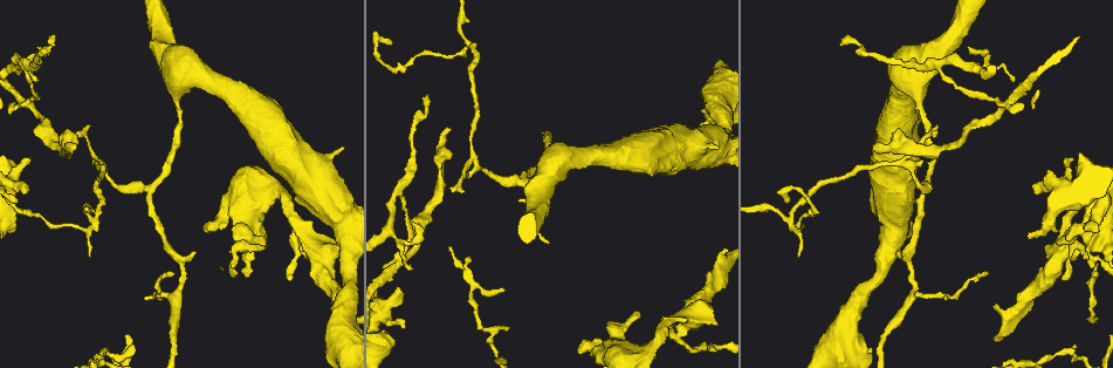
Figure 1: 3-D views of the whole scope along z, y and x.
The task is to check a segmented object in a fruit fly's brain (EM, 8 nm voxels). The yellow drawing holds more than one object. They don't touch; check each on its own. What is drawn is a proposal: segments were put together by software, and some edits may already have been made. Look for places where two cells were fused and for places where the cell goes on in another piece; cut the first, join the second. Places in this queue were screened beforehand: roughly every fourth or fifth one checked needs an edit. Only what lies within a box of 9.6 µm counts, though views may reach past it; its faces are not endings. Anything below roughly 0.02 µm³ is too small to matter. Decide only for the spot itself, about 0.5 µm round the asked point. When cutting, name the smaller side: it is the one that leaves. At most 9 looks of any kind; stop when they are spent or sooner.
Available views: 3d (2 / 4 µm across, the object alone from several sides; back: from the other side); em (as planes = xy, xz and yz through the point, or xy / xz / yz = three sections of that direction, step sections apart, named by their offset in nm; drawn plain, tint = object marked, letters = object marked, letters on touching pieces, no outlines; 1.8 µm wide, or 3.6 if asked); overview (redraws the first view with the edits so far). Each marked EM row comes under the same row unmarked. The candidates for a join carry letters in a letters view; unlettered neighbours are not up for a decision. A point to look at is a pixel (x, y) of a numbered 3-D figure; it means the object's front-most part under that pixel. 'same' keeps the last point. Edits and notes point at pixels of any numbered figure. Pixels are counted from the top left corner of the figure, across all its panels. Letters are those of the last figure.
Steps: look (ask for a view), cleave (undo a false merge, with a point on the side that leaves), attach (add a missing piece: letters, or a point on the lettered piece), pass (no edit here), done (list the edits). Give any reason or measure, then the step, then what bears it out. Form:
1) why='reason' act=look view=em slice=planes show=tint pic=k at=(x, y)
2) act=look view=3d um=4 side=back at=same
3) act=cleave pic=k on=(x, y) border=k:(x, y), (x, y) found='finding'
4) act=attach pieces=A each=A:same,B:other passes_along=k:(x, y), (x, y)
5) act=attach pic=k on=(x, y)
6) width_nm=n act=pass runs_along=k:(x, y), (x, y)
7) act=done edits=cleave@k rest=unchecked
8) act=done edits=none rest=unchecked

why='a narrow waist' act=look view=em um=3.6 slice=yz step=8 show=tint pic=1 at=(26, 67)

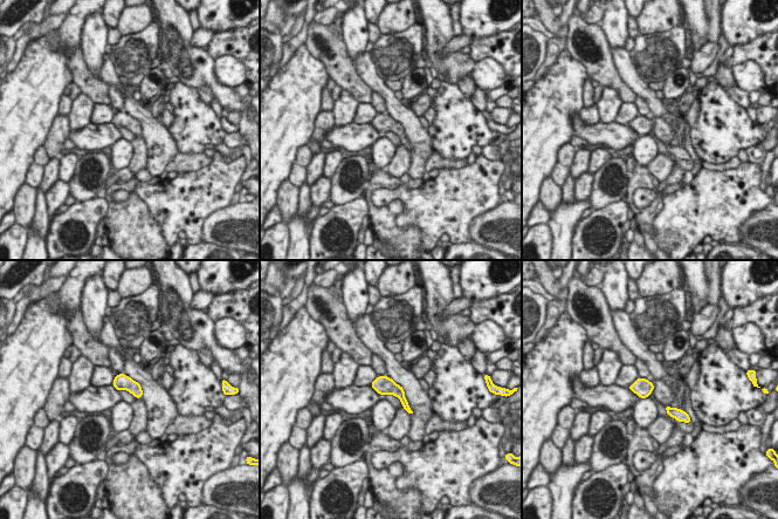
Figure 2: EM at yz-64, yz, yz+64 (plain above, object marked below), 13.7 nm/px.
why='another direction' act=look view=em um=3.6 slice=planes show=letters at=same

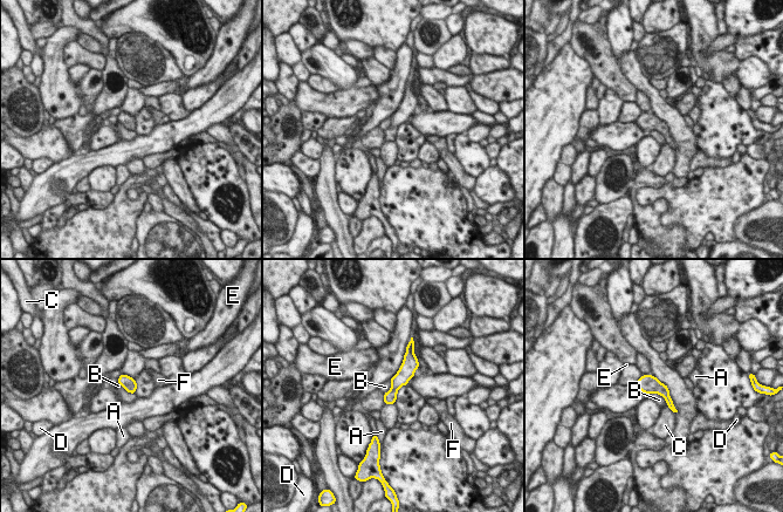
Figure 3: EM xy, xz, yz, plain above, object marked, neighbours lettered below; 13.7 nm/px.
act=pass each=A:other,B:other,C:other,D:other,E:other,F:other runs_along=3:(414, 364), (397, 382), (387, 401) found='all the same cell'

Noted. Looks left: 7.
why='side arm on a straight run' act=look view=3d um=2 side=back pic=1 at=(30, 108)

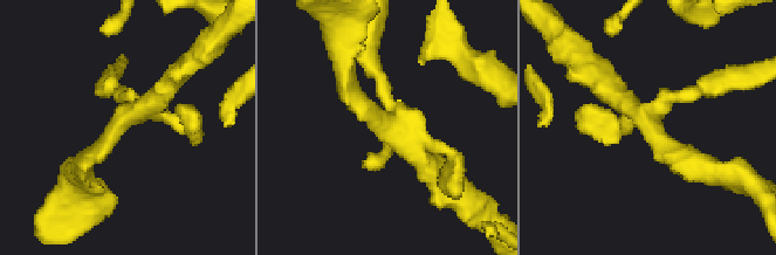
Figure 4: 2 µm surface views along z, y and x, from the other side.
arms=3 why='now the EM' act=look view=em slice=planes show=letters pic=4 at=(124, 122)

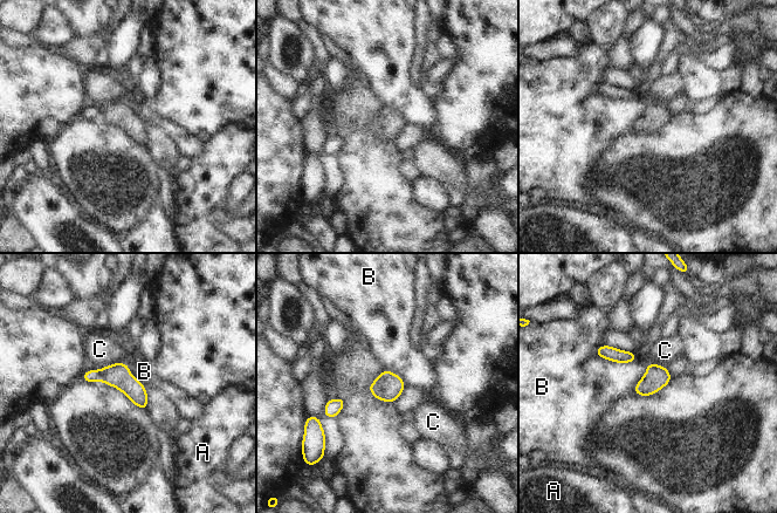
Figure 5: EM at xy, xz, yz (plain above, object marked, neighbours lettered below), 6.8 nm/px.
act=cleave pic=5 on=(117, 375) each=A:other,B:other,C:other border=5:(100, 369), (98, 380) found='a second cell is stuck on'

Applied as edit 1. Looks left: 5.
why='redraw' act=look view=overview

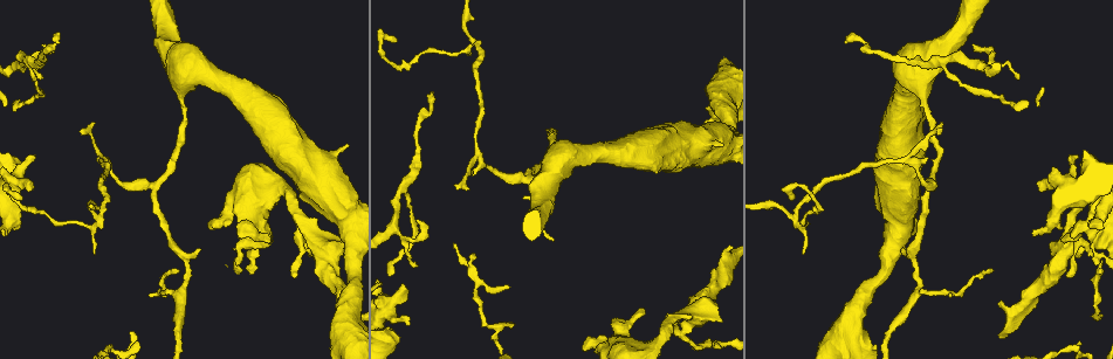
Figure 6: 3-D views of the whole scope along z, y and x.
why='free end' act=look view=3d um=2 pic=6 at=(409, 323)

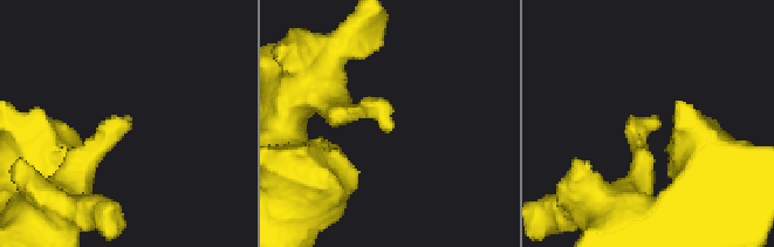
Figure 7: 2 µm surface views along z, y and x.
act=look view=em slice=xz step=8 show=tint pic=7 at=(653, 115)

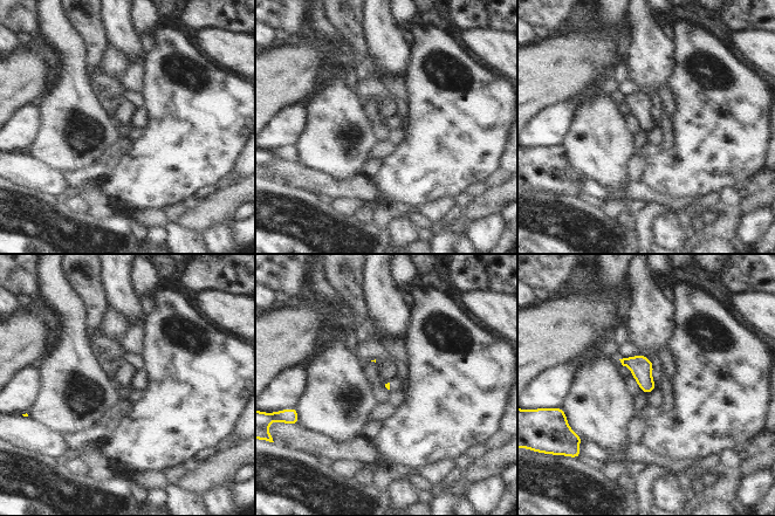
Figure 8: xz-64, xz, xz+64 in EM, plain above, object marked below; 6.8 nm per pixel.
act=look view=em slice=planes show=letters at=same

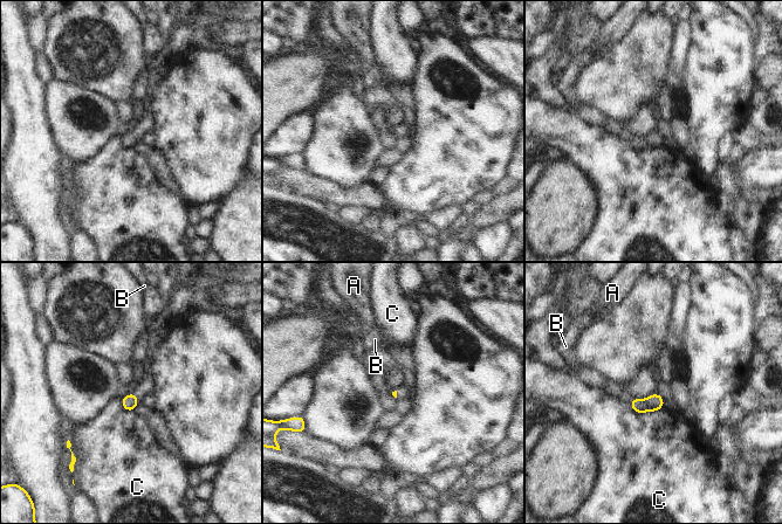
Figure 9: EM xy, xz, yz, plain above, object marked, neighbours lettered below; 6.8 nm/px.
longest_contact=C:240nm act=pass each=A:other,B:other,C:other border=9:(628, 404), (638, 413), (663, 407) found='none of them fits'

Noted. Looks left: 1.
act=done edits=cleave@5 rest=unchecked

